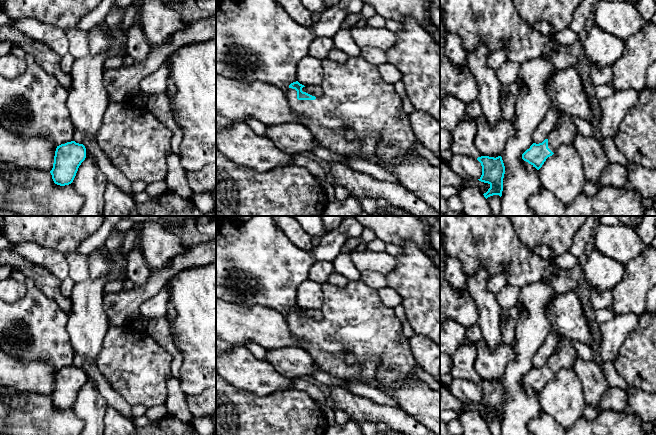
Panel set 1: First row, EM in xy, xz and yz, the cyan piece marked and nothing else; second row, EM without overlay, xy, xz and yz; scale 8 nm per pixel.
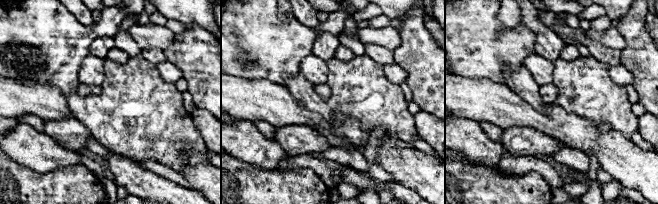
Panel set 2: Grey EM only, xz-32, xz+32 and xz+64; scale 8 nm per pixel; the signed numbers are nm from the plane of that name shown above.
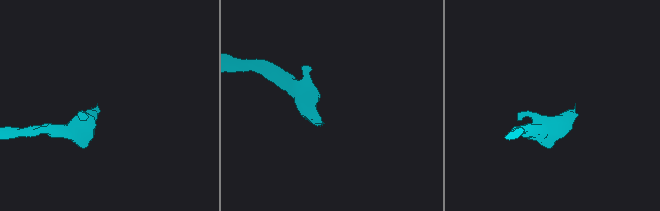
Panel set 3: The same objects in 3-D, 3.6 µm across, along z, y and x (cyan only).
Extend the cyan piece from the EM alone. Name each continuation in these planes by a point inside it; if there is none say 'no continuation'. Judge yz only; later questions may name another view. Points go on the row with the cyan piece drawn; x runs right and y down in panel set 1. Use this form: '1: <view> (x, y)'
1: yz (565, 132)

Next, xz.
1: xz (354, 96)

